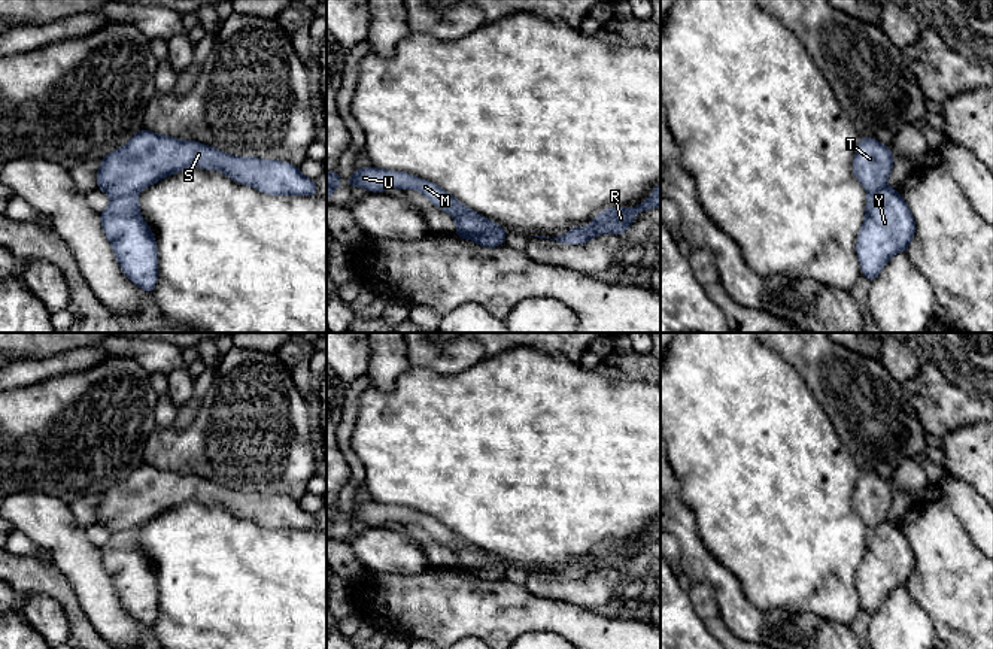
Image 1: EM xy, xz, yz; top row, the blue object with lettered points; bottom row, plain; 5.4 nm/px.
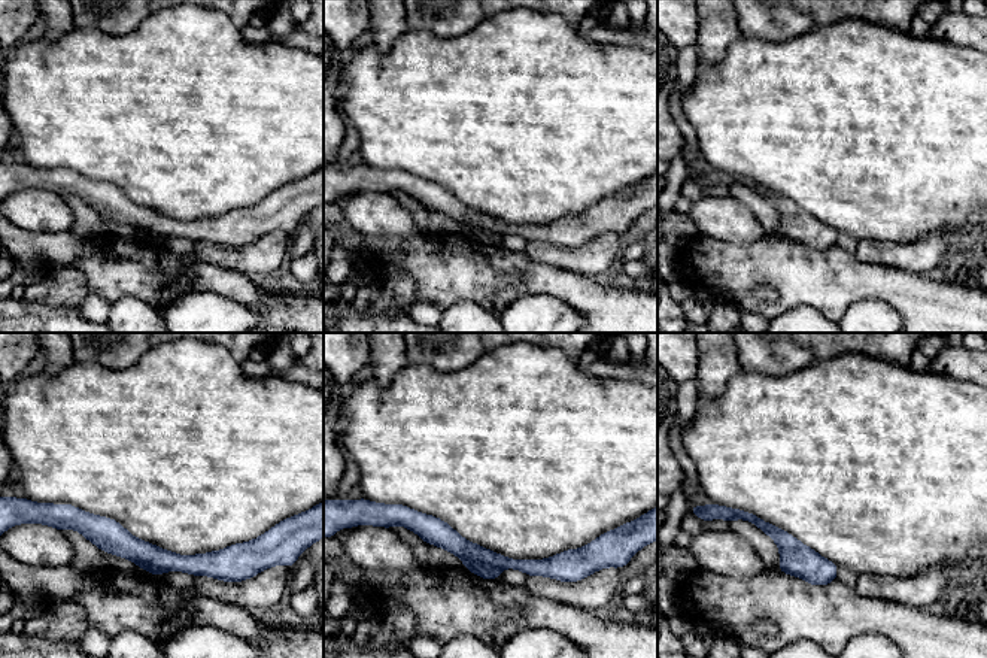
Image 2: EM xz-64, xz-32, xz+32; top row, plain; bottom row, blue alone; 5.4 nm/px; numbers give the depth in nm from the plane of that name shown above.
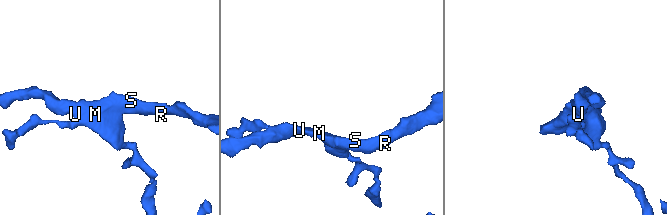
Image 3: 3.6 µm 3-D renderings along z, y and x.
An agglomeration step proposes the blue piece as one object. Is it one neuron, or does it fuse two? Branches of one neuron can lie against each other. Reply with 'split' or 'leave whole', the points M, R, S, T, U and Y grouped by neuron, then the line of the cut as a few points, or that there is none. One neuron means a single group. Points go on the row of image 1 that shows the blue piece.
split; groups M R S T U / Y; cut xy (136, 193), (112, 199)

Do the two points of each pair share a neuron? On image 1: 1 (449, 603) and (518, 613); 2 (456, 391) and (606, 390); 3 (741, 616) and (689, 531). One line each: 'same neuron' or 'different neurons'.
1: same neuron
2: same neuron
3: same neuron

